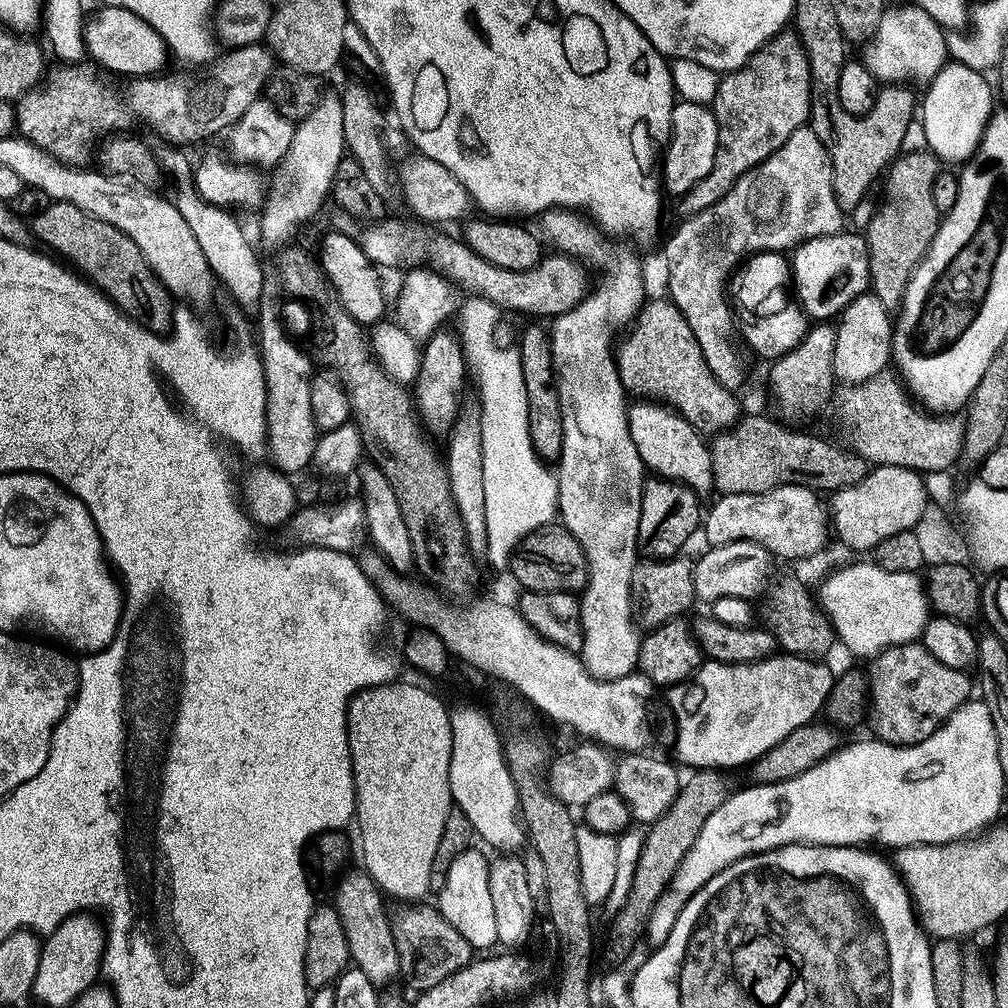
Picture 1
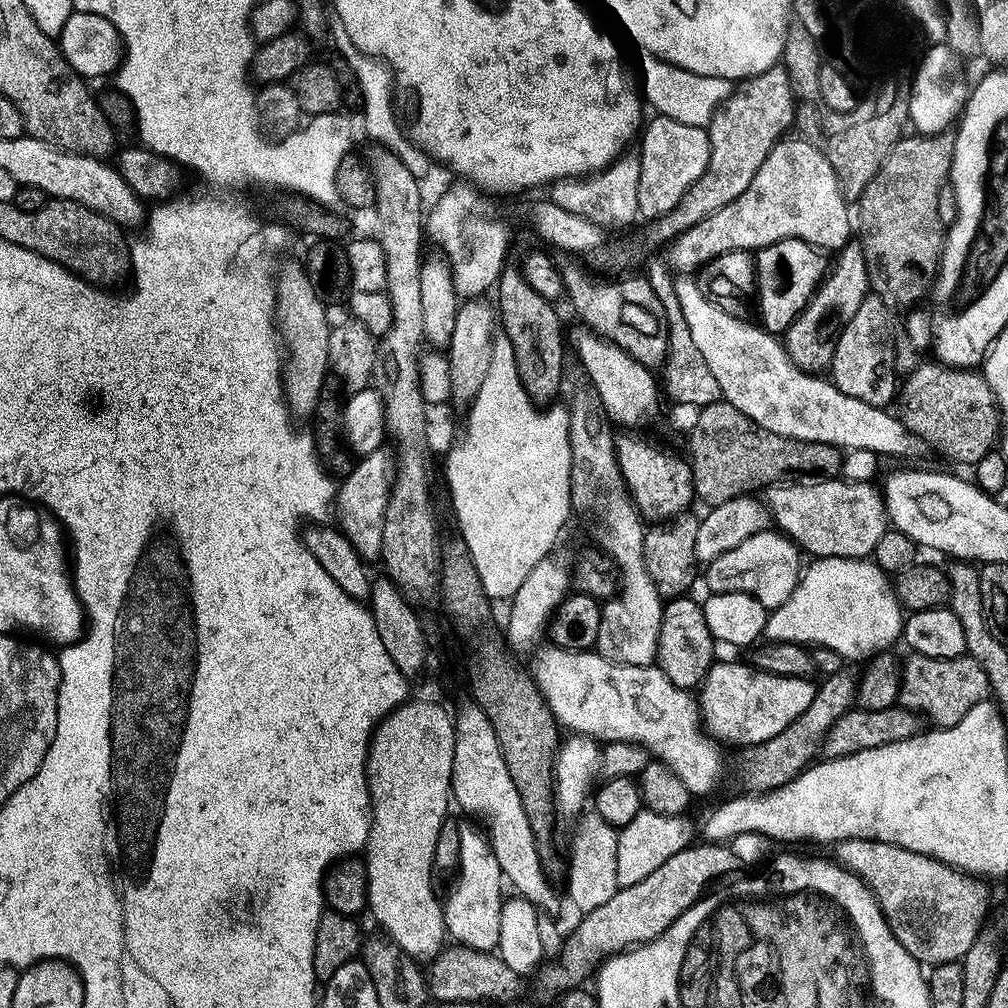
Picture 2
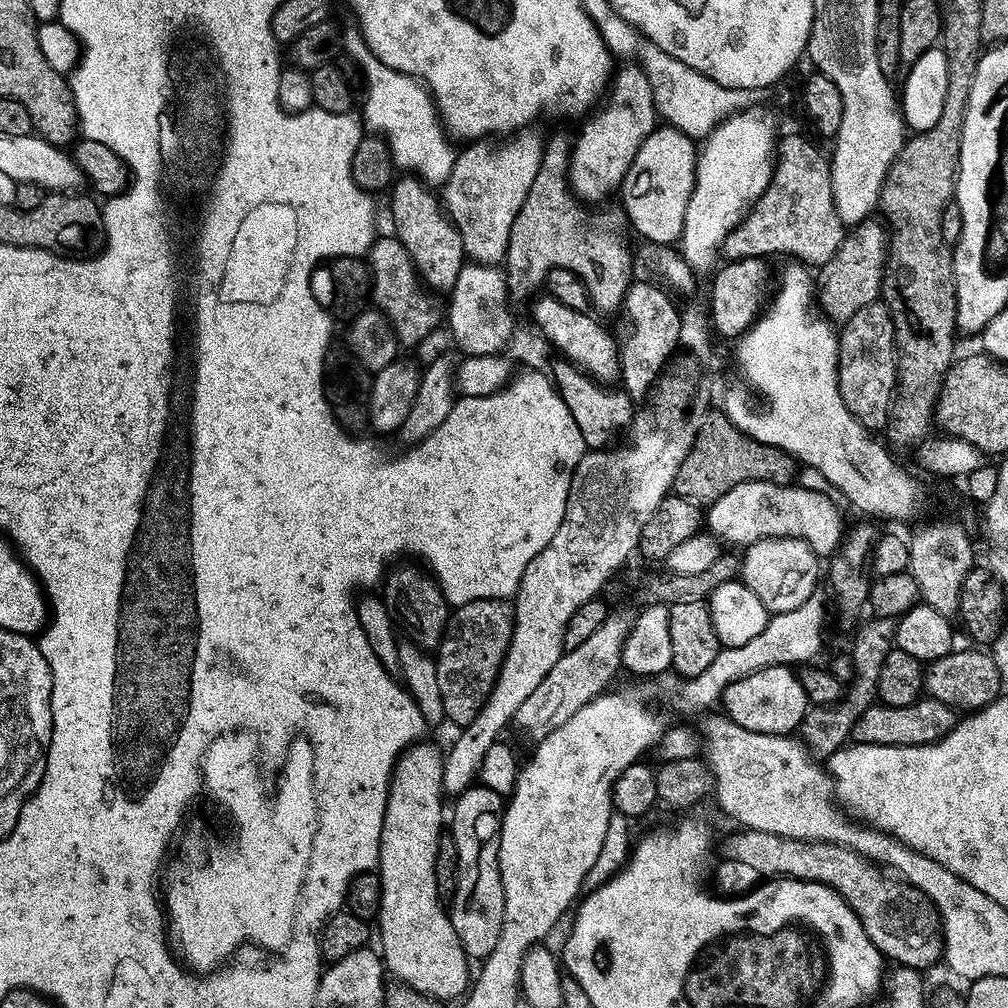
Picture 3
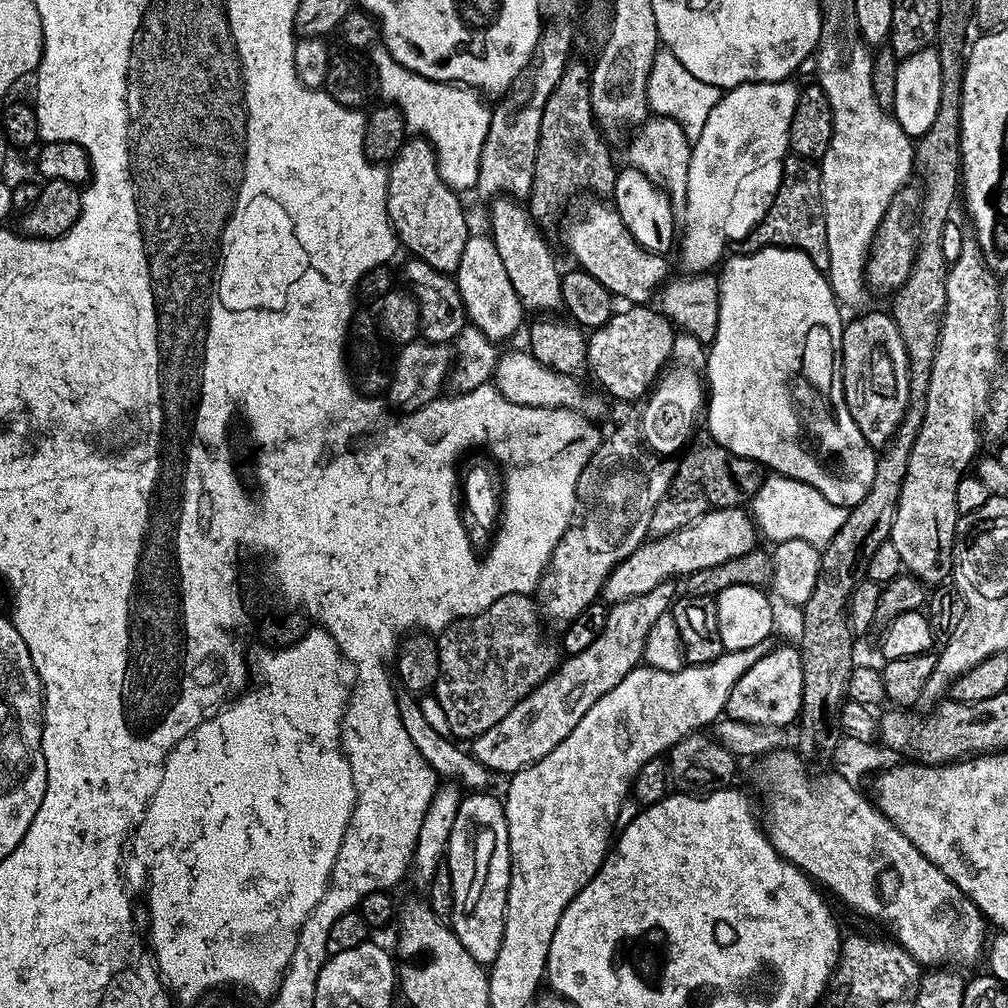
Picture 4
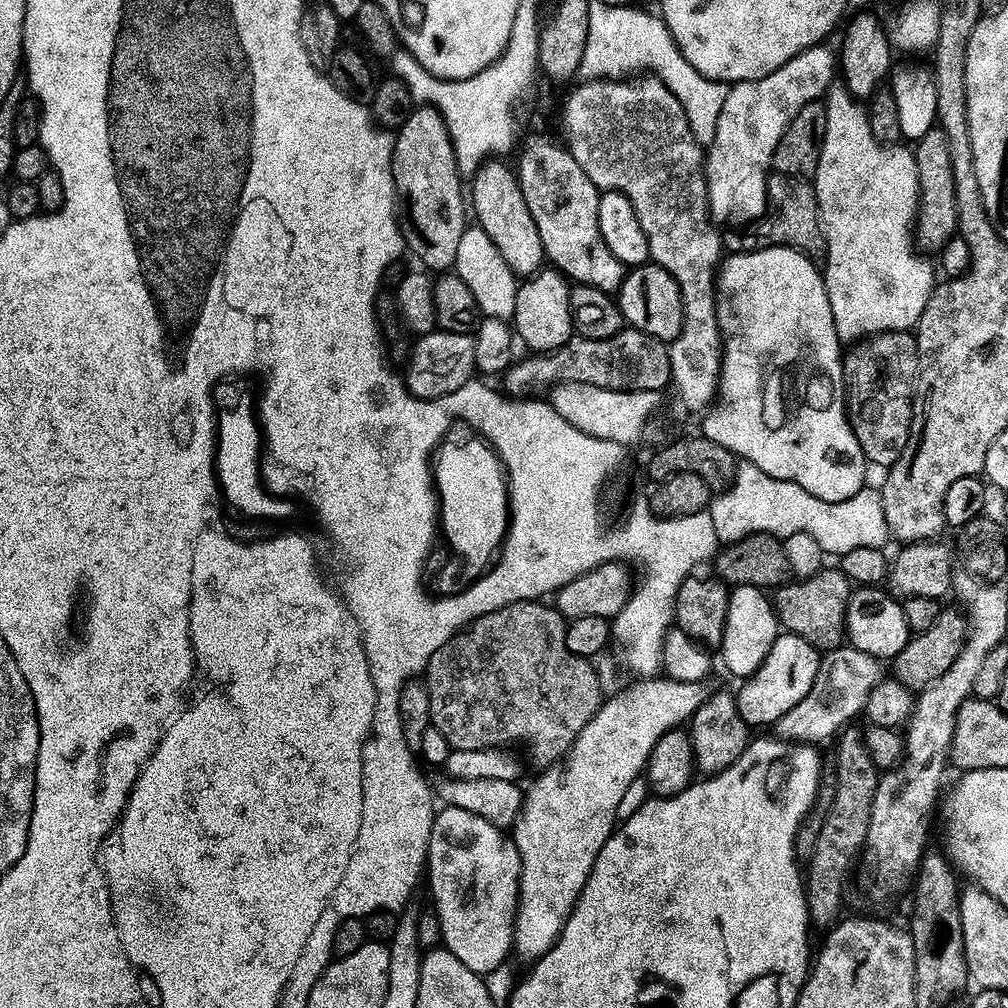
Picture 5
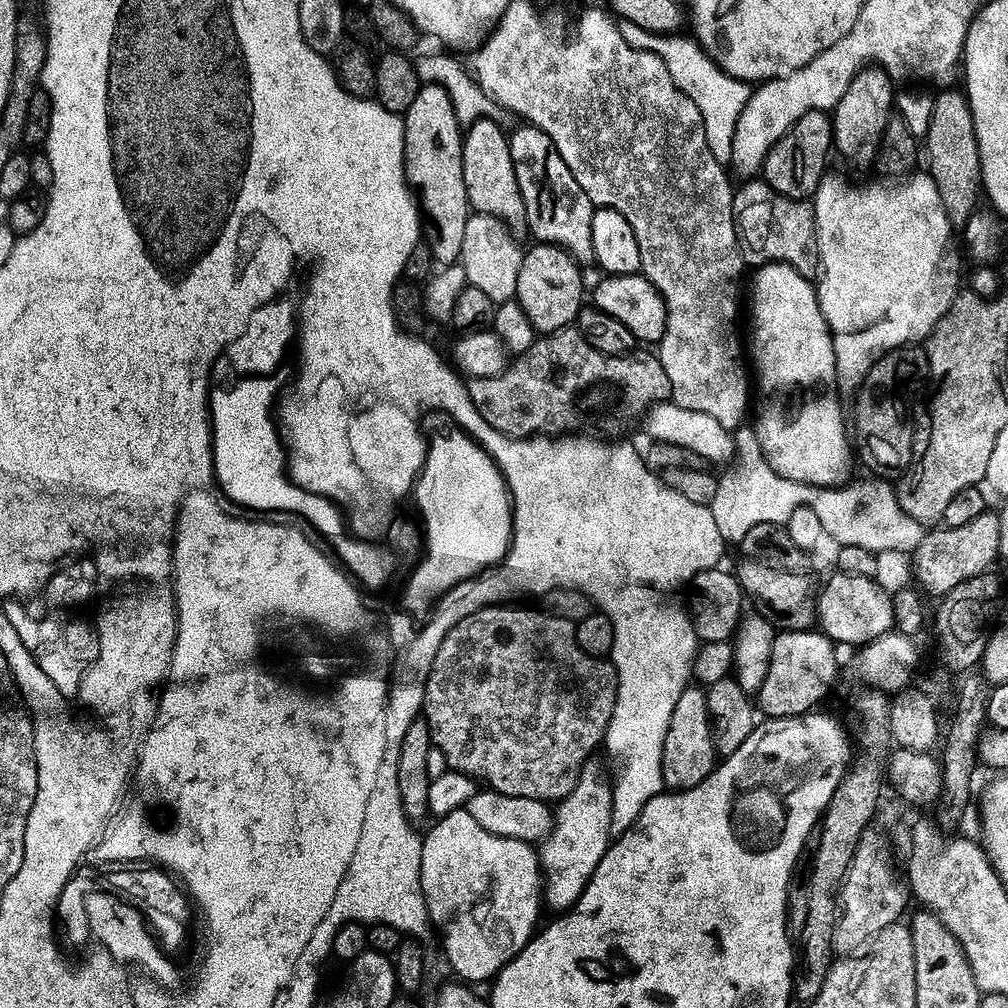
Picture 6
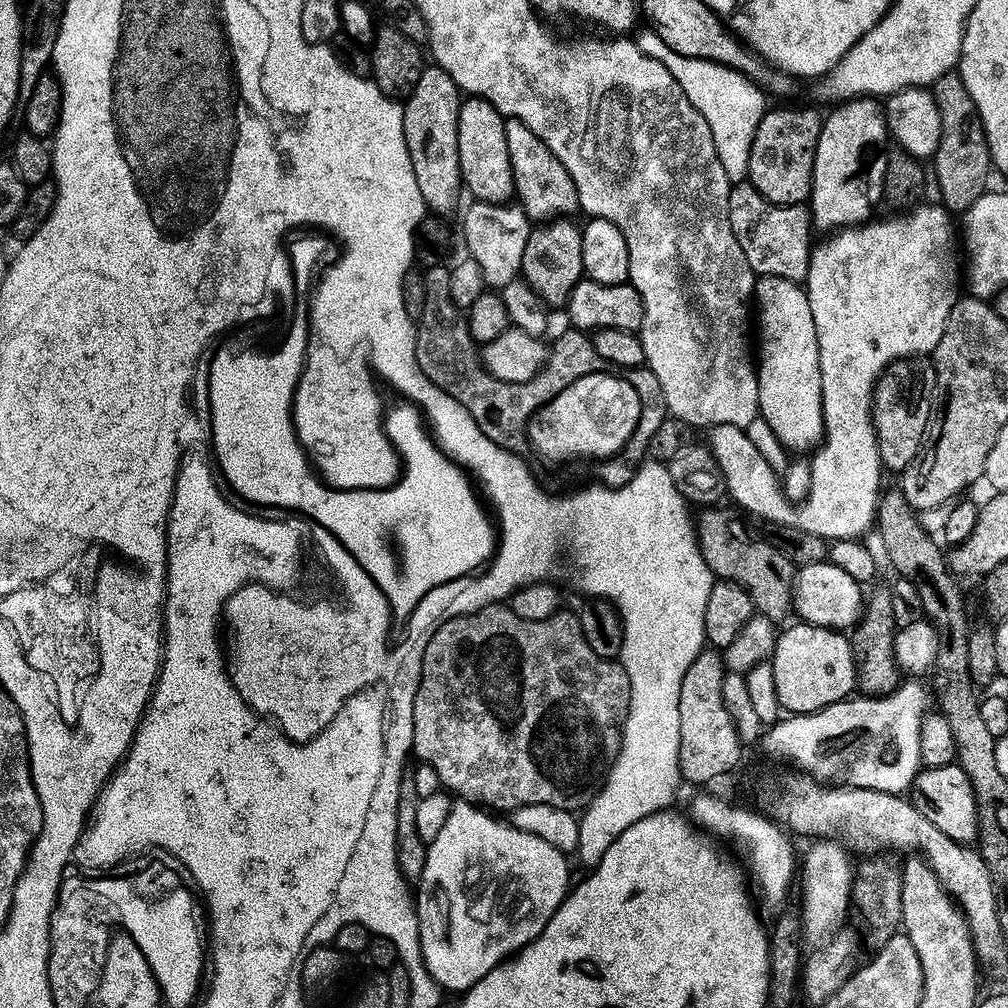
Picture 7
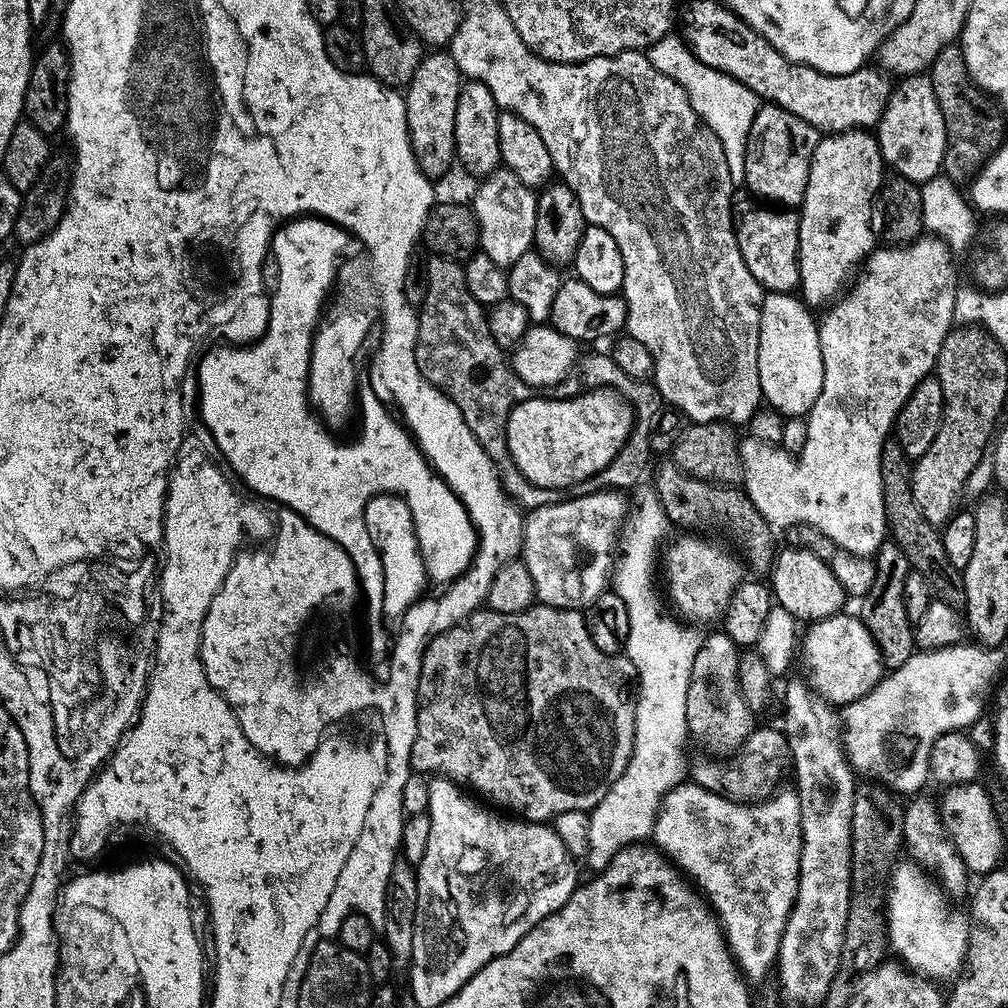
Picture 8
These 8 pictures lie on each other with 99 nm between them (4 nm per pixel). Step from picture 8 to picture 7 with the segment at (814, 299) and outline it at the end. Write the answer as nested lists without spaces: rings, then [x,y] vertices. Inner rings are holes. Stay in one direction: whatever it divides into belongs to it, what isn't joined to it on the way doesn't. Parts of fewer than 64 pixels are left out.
[[[857,96],[837,103],[832,113],[823,117],[817,149],[814,150],[810,211],[817,229],[843,230],[867,221],[884,190],[886,158],[890,135],[885,109],[879,99]]]

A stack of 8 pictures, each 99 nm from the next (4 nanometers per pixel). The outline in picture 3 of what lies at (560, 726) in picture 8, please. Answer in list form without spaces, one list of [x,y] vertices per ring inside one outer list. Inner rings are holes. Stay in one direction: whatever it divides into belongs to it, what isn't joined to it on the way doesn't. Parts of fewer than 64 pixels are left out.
[[[507,599],[475,600],[451,613],[440,647],[434,652],[442,706],[449,721],[465,726],[478,718],[499,676],[513,630],[515,614]]]

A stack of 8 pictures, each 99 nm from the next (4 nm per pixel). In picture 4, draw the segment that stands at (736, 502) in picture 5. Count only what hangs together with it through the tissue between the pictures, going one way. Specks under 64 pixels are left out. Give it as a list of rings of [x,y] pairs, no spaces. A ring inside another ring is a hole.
[[[779,474],[767,475],[753,493],[750,503],[752,503],[750,512],[757,529],[763,537],[765,535],[774,544],[790,539],[803,539],[823,548],[842,528],[849,514],[849,509],[830,502],[810,483]]]

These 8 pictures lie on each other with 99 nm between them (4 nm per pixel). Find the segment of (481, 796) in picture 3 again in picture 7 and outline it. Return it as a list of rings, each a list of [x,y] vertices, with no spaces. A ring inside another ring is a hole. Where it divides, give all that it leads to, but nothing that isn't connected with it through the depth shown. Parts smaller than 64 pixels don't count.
[[[467,802],[453,803],[449,810],[449,816],[446,818],[442,830],[438,833],[438,838],[434,838],[434,842],[427,845],[425,854],[425,868],[418,881],[418,887],[414,892],[414,903],[416,906],[416,917],[418,918],[418,926],[420,927],[420,941],[422,942],[422,958],[426,962],[426,970],[430,970],[430,974],[434,978],[434,982],[440,985],[441,989],[448,988],[455,994],[463,994],[476,985],[486,974],[490,974],[490,970],[494,970],[498,965],[504,963],[513,954],[526,947],[529,942],[546,926],[546,922],[550,922],[550,918],[558,910],[558,906],[564,897],[570,891],[570,883],[568,884],[568,860],[569,857],[564,852],[555,848],[546,842],[543,838],[538,838],[537,834],[526,833],[524,830],[516,829],[512,823],[504,824],[495,815],[489,814],[483,807]]]

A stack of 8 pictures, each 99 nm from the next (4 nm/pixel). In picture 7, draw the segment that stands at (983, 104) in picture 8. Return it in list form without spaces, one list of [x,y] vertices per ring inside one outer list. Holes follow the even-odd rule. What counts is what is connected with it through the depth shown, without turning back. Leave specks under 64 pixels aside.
[[[955,71],[942,74],[930,86],[934,102],[937,103],[941,118],[941,141],[930,163],[938,174],[938,186],[941,188],[940,200],[943,207],[952,214],[962,214],[983,192],[989,191],[988,175],[993,175],[992,155],[986,142],[984,127],[978,110]]]

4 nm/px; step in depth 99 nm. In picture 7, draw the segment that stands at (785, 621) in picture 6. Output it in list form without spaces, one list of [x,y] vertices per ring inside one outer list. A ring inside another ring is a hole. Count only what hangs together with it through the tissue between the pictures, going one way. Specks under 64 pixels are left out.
[[[705,507],[701,511],[704,513],[695,517],[696,541],[700,544],[702,558],[713,577],[742,586],[742,590],[750,594],[753,609],[759,615],[780,622],[794,608],[794,565],[781,554],[773,541],[771,544],[768,540],[751,536],[747,526],[740,521],[739,511],[731,512],[724,507]]]

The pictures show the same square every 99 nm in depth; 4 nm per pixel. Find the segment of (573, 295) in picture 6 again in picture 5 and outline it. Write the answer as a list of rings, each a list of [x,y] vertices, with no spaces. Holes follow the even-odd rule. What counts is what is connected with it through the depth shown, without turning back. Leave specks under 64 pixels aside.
[[[545,266],[532,276],[521,279],[514,298],[514,314],[510,321],[515,335],[532,354],[552,352],[574,335],[570,314],[570,281],[553,266]]]

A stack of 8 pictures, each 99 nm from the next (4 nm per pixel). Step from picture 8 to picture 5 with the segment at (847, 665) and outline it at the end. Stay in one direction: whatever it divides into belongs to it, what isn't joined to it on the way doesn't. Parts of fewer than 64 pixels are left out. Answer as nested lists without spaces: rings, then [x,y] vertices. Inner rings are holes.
[[[780,634],[770,646],[766,658],[752,676],[743,681],[740,692],[735,693],[738,714],[749,726],[767,724],[772,726],[791,707],[797,706],[810,688],[814,686],[818,674],[821,653],[806,638],[791,634]]]

